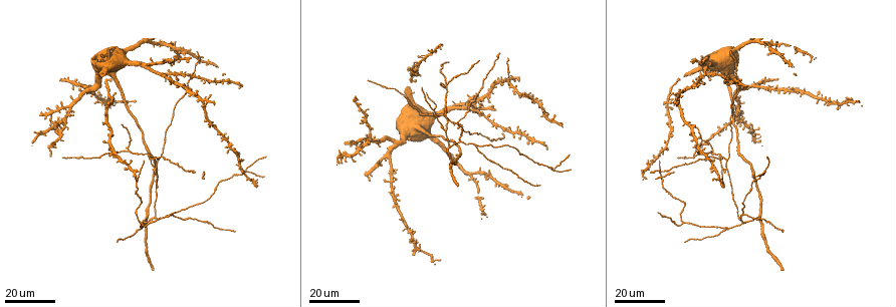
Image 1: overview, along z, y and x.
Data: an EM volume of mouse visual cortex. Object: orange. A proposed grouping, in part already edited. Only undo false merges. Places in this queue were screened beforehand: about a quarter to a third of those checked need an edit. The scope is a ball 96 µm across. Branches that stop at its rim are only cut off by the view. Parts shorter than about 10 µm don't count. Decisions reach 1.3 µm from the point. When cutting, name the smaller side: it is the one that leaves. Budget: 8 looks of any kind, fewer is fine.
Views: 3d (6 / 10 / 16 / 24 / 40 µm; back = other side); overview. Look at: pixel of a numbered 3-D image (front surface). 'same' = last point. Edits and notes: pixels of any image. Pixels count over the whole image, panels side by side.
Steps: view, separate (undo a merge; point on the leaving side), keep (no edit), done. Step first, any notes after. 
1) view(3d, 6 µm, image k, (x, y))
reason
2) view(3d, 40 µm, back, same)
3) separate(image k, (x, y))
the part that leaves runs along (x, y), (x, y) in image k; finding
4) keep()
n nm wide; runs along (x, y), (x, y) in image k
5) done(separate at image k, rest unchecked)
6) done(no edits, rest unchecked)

view(3d, 24 µm, image 1, (154, 219))
arms part here

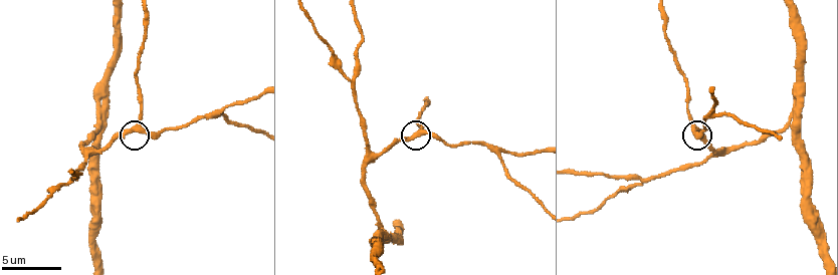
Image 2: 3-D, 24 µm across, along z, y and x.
view(3d, 6 µm, image 2, (138, 125))

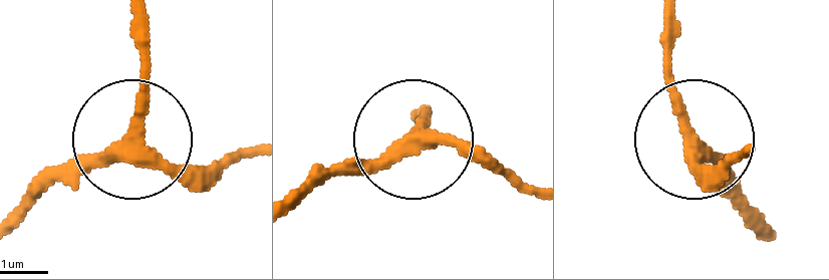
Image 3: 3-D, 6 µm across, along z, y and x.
keep()
290 nm wide; runs along (19, 211), (127, 144), (219, 172) in image 3; all the same neuron

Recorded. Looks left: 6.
view(3d, 6 µm, image 2, (638, 180))
three arms meet

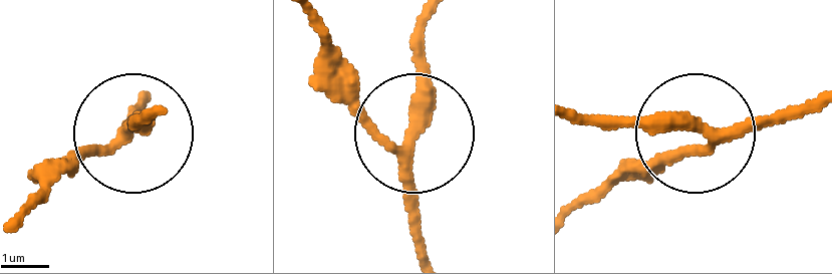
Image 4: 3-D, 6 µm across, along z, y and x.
view(3d, 6 µm, back, image 4, (699, 130))

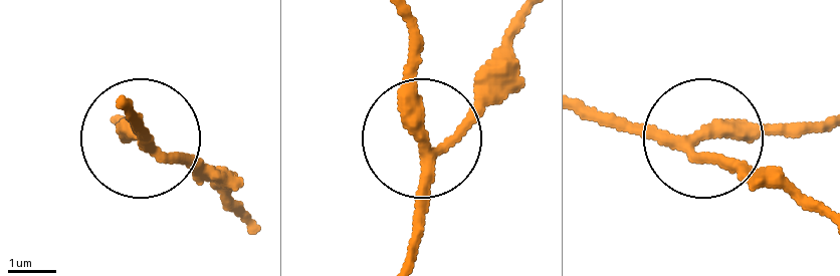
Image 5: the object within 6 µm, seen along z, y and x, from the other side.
keep()
3 arms; all the same neuron

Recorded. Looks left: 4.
view(3d, 16 µm, image 2, (92, 151))
three-way junction

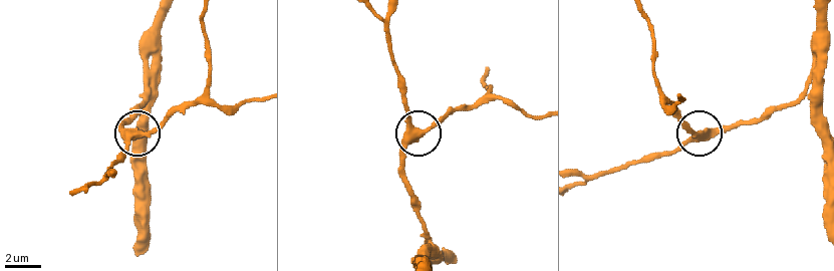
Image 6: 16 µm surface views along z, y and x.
keep()
3 arms; runs along (167, 10), (157, 77), (122, 122), (134, 131), (123, 153) in image 6; continuous, no second neuron

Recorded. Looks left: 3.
view(3d, 10 µm, image 2, (713, 112))
three-way junction

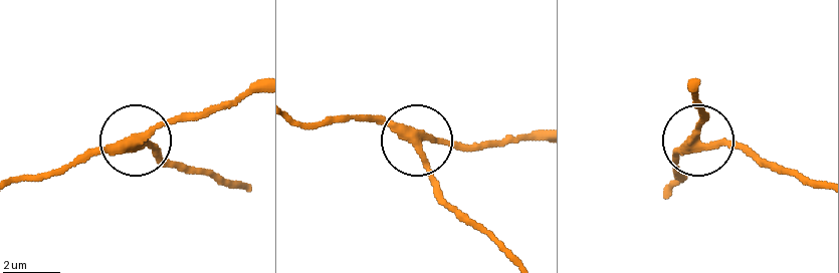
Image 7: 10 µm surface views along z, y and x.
keep()
runs along (295, 118), (310, 125), (368, 118), (404, 127), (445, 203) in image 7; continuous, no second neuron

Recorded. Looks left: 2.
done(no edits, rest unchecked)

